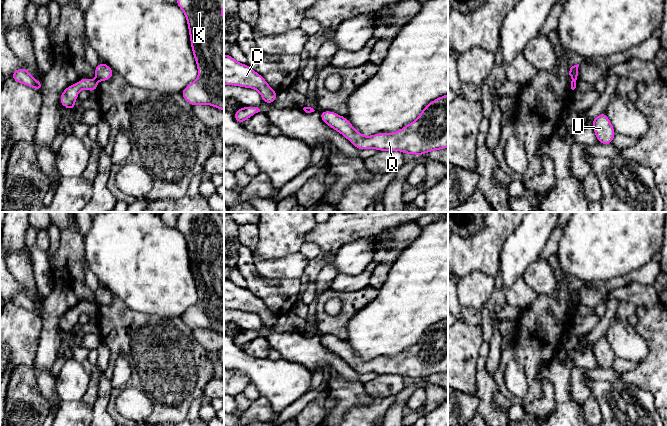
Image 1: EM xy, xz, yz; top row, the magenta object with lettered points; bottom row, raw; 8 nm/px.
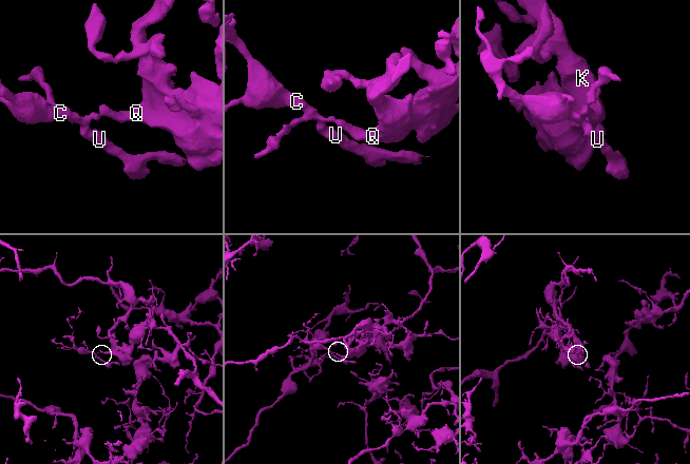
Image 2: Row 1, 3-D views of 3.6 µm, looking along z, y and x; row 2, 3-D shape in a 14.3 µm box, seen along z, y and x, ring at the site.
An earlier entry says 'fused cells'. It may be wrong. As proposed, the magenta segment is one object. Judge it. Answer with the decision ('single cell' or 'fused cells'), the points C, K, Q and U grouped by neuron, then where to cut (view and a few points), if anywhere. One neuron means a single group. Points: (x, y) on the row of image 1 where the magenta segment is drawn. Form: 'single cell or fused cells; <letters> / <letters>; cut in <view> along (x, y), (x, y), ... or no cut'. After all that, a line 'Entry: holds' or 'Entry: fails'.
fused cells; C U / K Q; cut in yz along (572, 79), (575, 82)
Entry: holds

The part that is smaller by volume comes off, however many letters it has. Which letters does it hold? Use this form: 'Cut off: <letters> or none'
Cut off: C, U

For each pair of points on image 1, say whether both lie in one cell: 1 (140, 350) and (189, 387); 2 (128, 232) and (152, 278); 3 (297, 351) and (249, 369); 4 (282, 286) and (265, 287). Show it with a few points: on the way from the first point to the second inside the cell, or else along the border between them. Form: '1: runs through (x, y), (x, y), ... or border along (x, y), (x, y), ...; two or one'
1: runs through (152, 350), (177, 375); one
2: runs through (128, 243), (128, 248), (147, 267); one
3: border along (281, 357), (300, 363), (303, 366); two
4: runs through (278, 287), (269, 287); one

